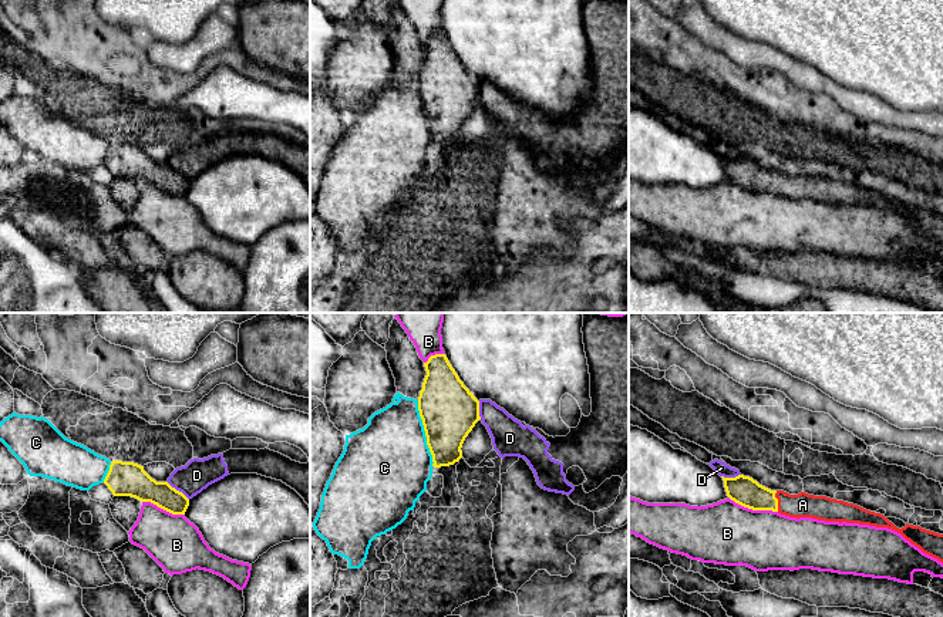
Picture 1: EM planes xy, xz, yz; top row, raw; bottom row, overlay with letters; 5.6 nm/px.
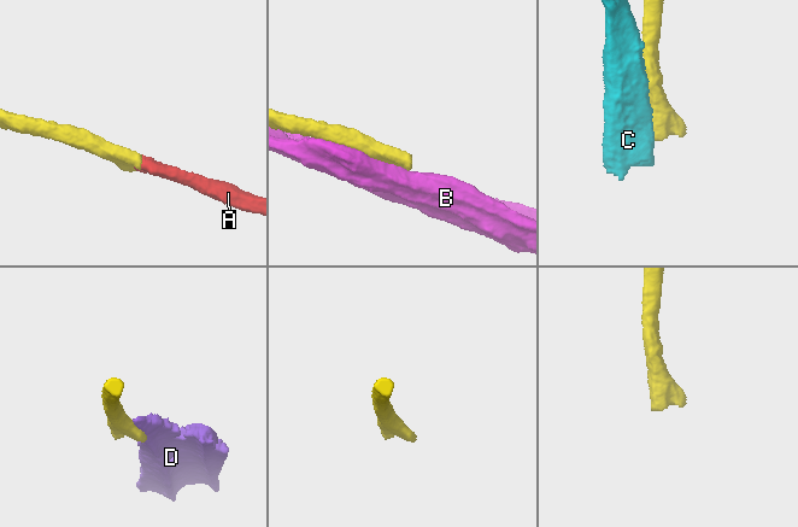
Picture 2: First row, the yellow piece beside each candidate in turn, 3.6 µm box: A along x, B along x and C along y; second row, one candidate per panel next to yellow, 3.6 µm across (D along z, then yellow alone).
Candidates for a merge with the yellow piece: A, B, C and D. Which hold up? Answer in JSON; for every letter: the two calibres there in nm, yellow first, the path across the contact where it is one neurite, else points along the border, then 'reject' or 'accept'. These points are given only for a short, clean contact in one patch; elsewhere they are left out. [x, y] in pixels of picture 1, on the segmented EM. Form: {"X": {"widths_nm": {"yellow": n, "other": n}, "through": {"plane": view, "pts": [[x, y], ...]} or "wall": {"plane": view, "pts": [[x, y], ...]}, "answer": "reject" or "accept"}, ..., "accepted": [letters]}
{"A": {"widths_nm": {"yellow": 160, "other": 140}, "through": {"plane": "yz", "pts": [[744, 491], [758, 498], [777, 501], [788, 505], [802, 505]]}, "answer": "accept"}, "B": {"widths_nm": {"yellow": 160, "other": 360}, "answer": "reject"}, "C": {"widths_nm": {"yellow": 320, "other": 460}, "answer": "reject"}, "D": {"widths_nm": {"yellow": 170, "other": 180}, "wall": {"plane": "xy", "pts": [[167, 482], [188, 499]]}, "answer": "reject"}, "accepted": ["A"]}

